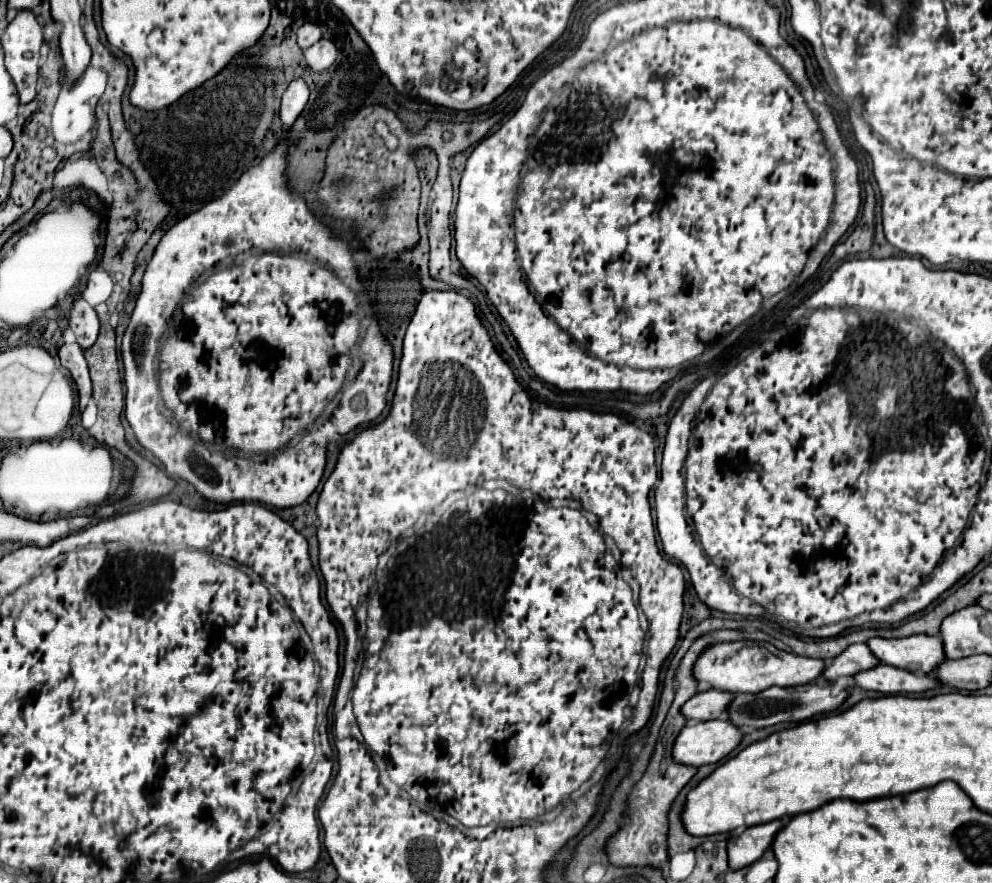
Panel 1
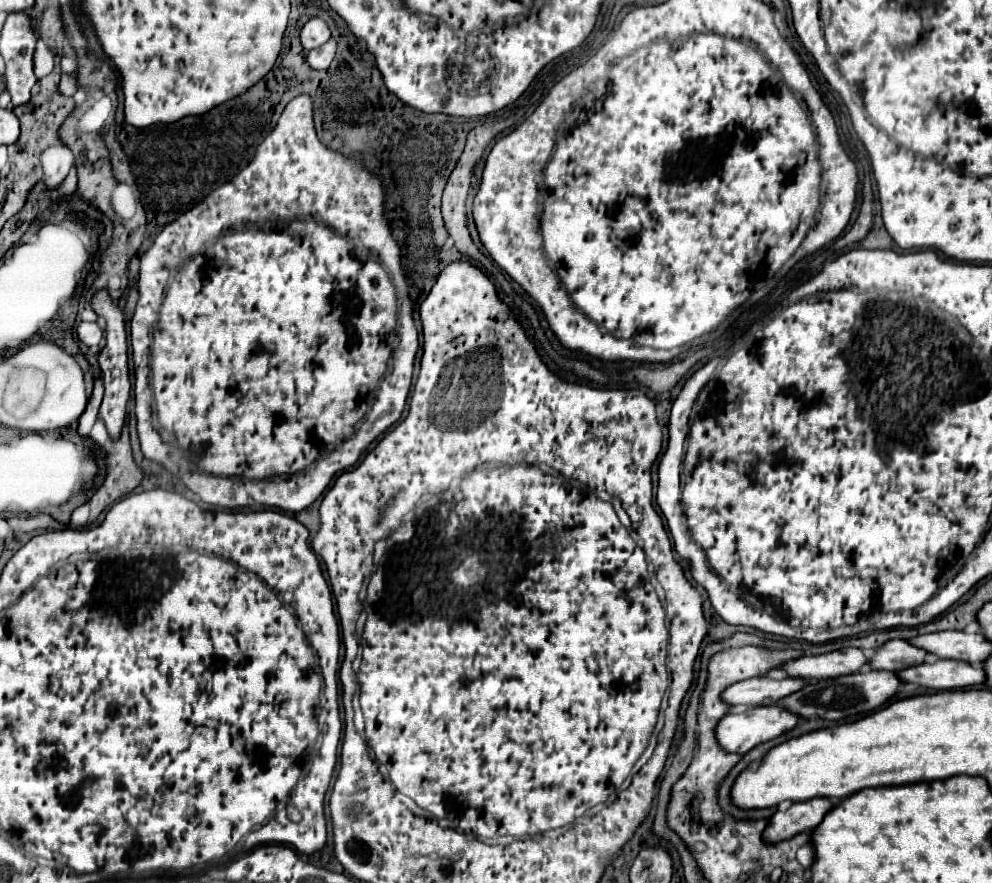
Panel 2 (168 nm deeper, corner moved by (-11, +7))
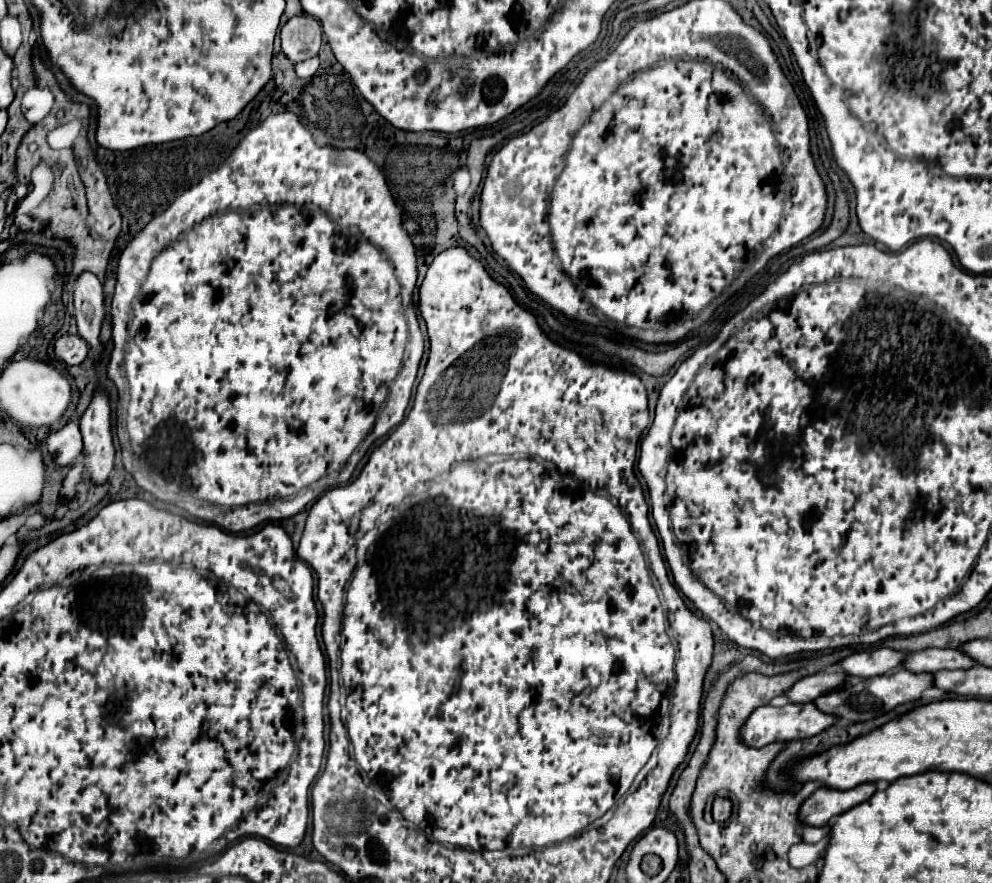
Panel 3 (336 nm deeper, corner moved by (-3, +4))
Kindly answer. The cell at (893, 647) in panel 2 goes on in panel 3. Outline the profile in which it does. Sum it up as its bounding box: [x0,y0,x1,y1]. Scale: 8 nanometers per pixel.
[903,648,975,672]

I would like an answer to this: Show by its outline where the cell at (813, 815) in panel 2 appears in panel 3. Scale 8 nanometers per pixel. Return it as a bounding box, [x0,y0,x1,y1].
[799,782,877,826]

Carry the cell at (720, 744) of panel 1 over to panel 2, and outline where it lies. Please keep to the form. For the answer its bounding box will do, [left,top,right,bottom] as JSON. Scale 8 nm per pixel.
[715,705,797,755]

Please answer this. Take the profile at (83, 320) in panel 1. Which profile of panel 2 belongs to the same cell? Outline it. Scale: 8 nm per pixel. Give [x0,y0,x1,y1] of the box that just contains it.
[77,321,105,347]

